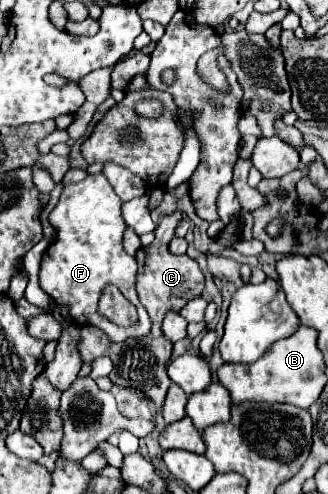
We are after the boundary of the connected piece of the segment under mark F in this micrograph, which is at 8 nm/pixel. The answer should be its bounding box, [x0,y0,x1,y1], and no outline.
[38,173,150,343]

